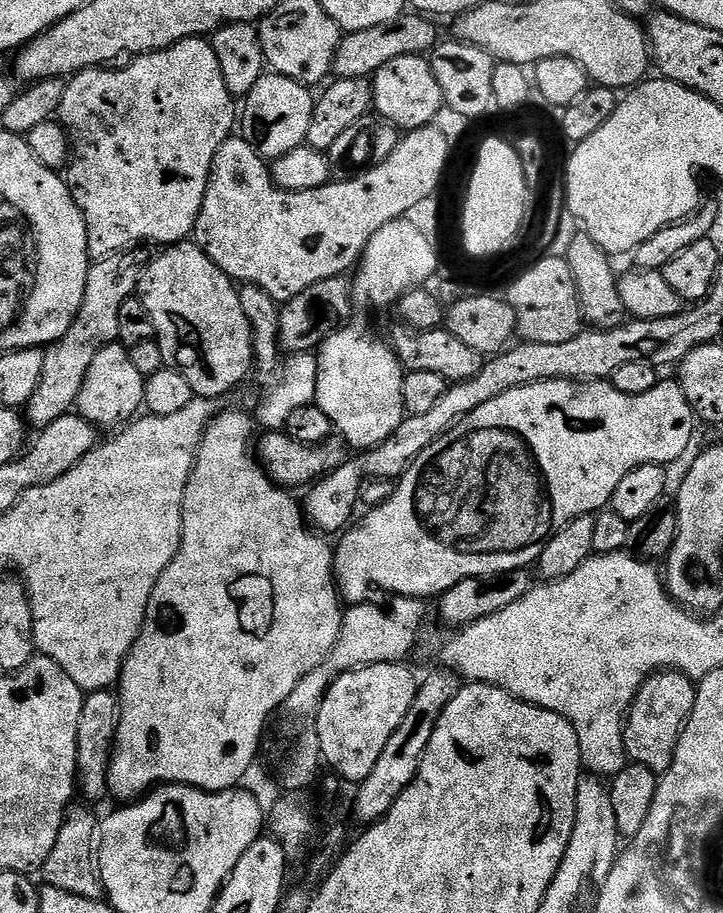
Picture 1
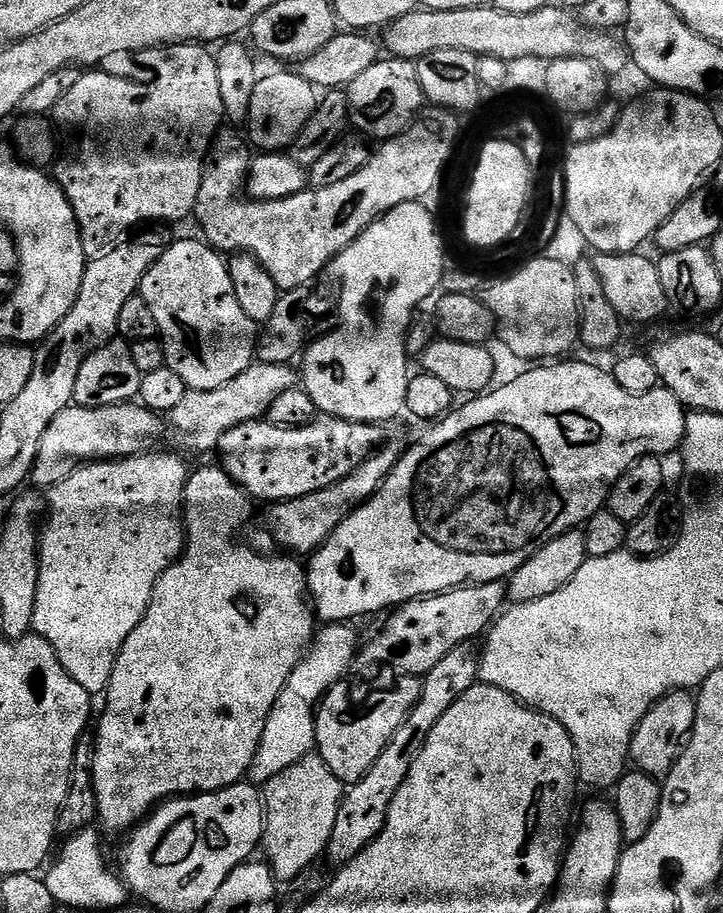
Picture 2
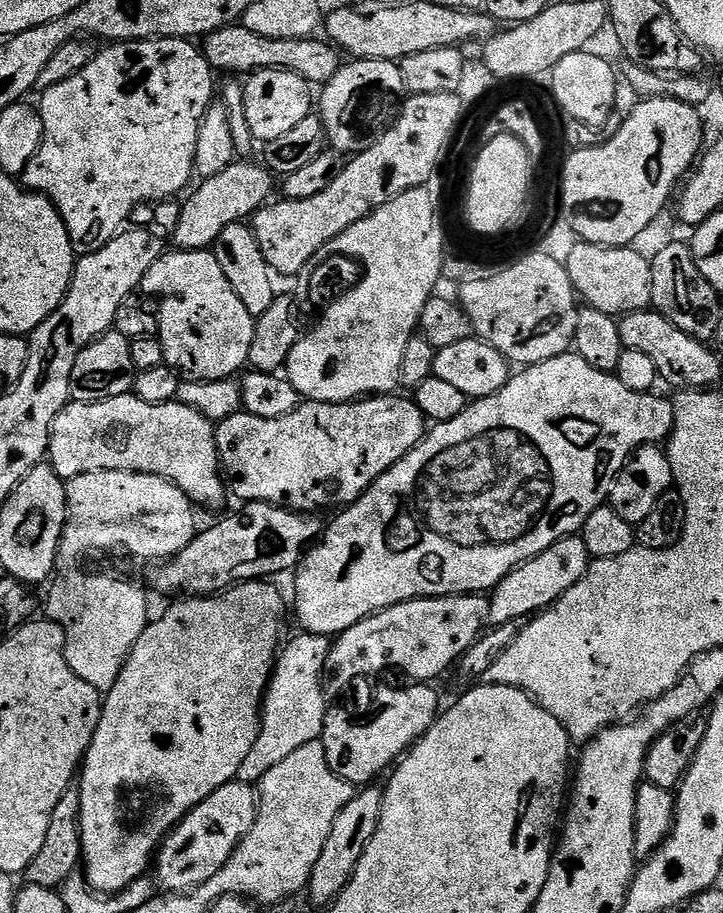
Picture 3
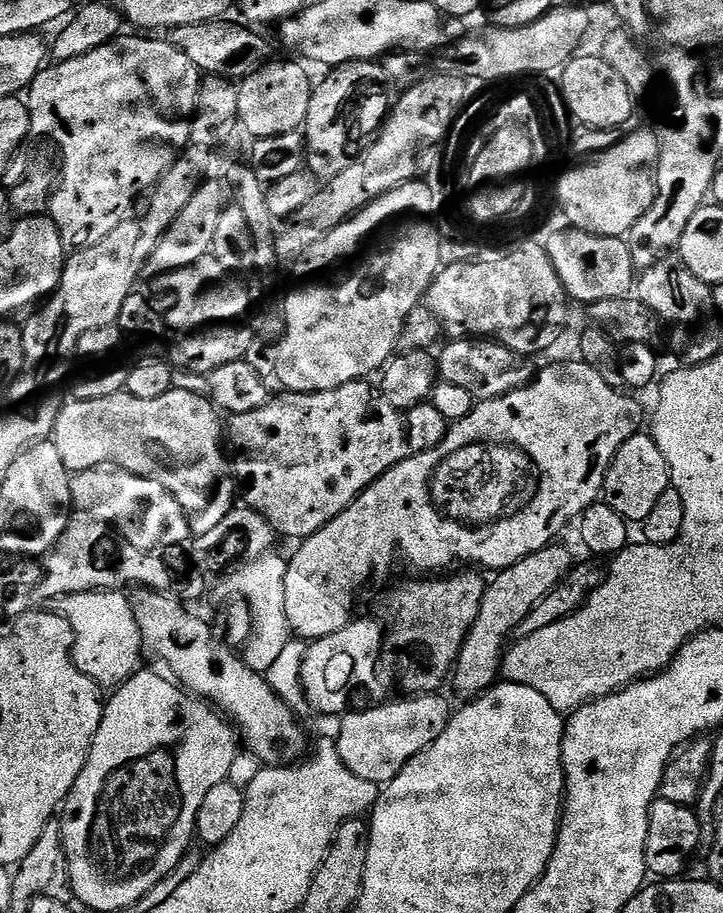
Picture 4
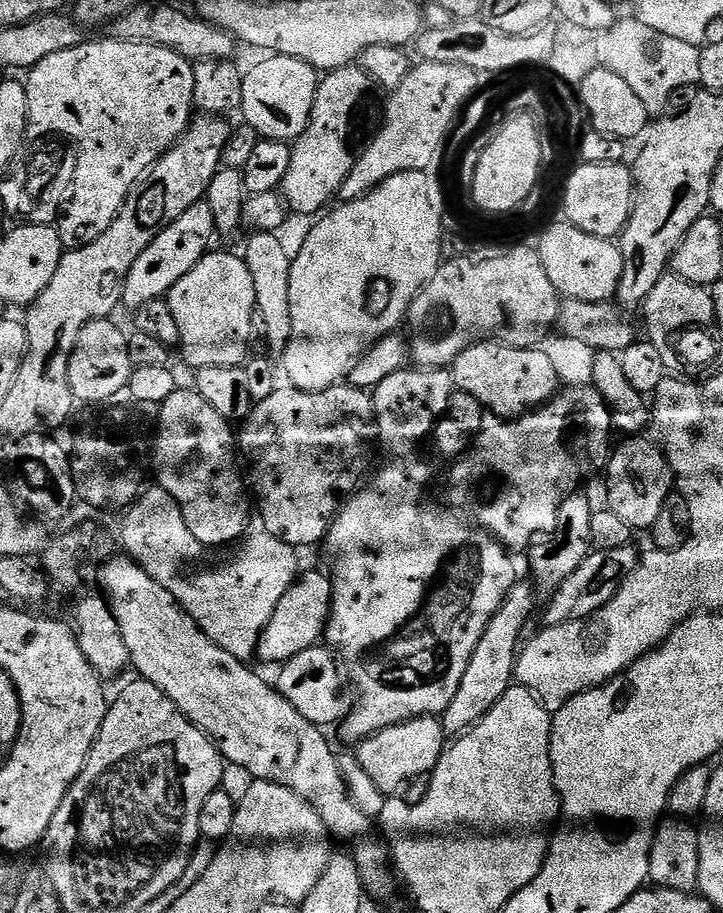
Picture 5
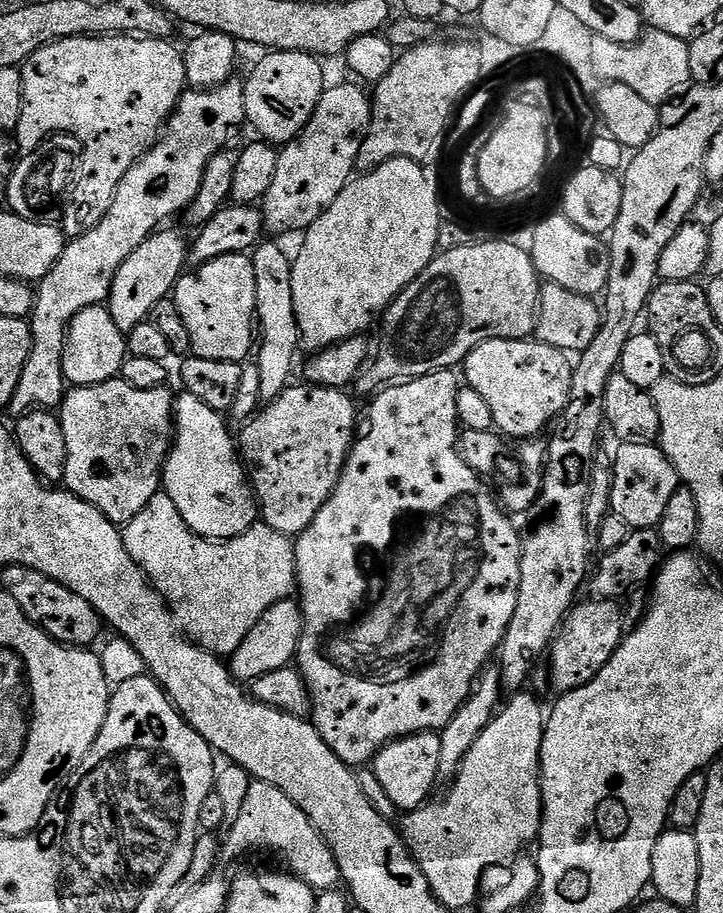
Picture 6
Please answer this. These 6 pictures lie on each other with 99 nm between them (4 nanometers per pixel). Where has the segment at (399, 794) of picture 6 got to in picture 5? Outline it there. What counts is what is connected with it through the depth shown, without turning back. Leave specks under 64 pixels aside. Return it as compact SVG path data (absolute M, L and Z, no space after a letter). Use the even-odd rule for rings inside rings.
M419 716L413 720L406 720L401 724L394 724L389 728L378 730L374 735L361 740L355 745L354 755L370 774L374 786L385 794L396 794L403 784L411 782L415 776L427 777L446 747L444 725L435 716Z

